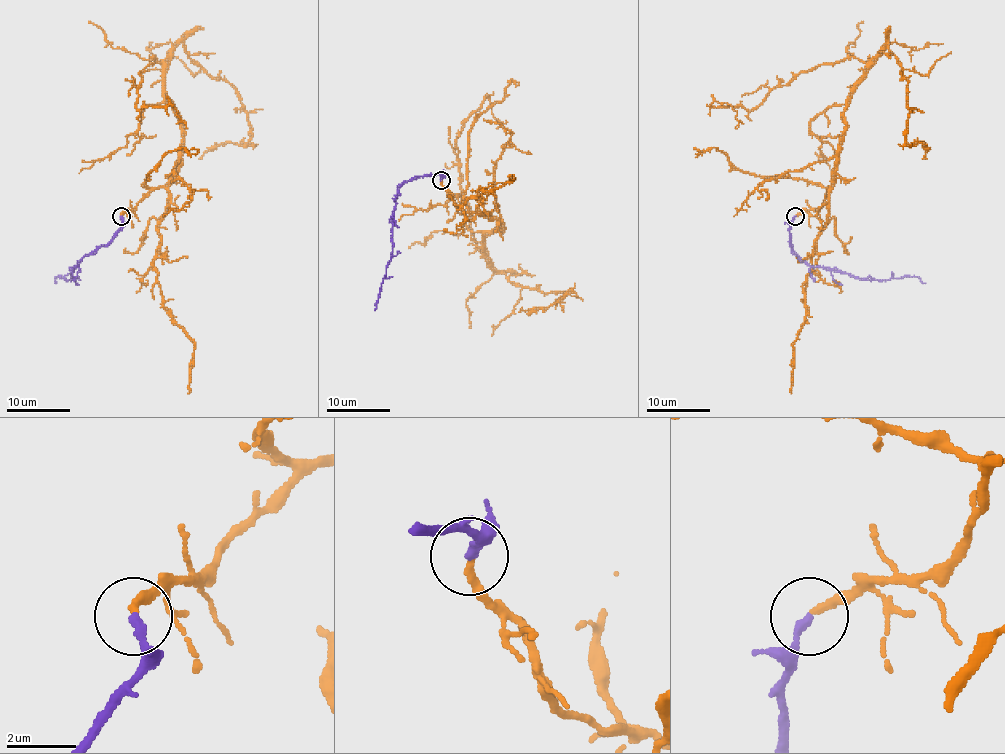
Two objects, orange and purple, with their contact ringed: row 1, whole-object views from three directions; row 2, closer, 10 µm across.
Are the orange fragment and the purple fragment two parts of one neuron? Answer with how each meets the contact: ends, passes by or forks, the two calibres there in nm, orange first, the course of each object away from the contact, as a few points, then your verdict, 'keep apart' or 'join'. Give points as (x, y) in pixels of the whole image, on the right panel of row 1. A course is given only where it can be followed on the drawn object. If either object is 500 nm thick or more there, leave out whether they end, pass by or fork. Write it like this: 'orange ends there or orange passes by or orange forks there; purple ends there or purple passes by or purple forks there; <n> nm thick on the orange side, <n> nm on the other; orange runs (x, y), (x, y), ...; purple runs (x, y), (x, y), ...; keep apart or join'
orange ends there; purple ends there; 220 nm thick on the orange side, 260 nm on the other; orange runs (796, 216), (824, 202), (844, 111), (866, 63), (823, 63), (746, 111), (714, 101), (737, 112), (735, 128); purple runs (794, 216), (789, 243), (804, 262), (876, 280), (917, 277), (925, 283); join

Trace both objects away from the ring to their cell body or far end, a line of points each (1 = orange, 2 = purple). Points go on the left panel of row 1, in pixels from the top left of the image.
1: (120, 216), (176, 170), (178, 111), (154, 56), (139, 74), (136, 107), (170, 101), (186, 128)
2: (120, 216), (122, 225), (119, 232), (79, 262), (72, 270), (71, 280), (58, 277), (55, 283)

